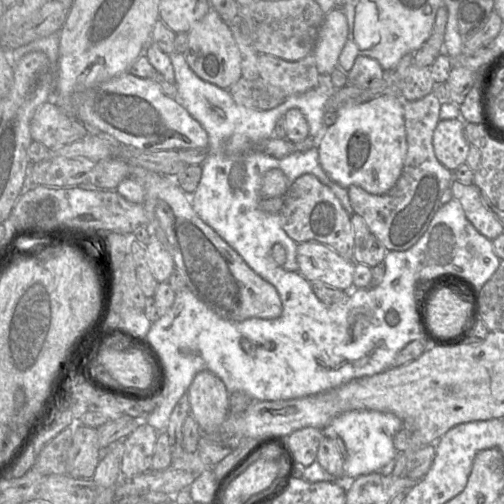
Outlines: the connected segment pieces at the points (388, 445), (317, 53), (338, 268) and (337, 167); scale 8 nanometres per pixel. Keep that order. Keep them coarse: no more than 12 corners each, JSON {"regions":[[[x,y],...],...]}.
{"regions":[[[353,410],[324,435],[344,456],[342,483],[377,472],[403,427],[387,412]],[[342,10],[325,14],[312,52],[330,74],[348,38]],[[317,241],[297,244],[298,272],[350,293],[355,262]],[[402,97],[340,107],[317,148],[334,182],[375,195],[402,173]]]}

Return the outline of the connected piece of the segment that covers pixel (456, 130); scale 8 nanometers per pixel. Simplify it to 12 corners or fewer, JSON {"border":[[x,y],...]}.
{"border":[[440,120],[433,134],[436,158],[451,171],[470,149],[464,123]]}

